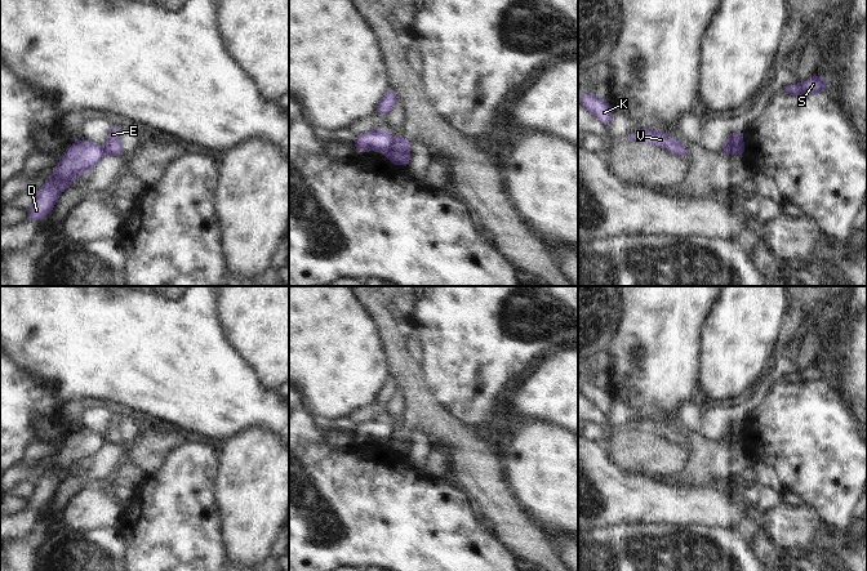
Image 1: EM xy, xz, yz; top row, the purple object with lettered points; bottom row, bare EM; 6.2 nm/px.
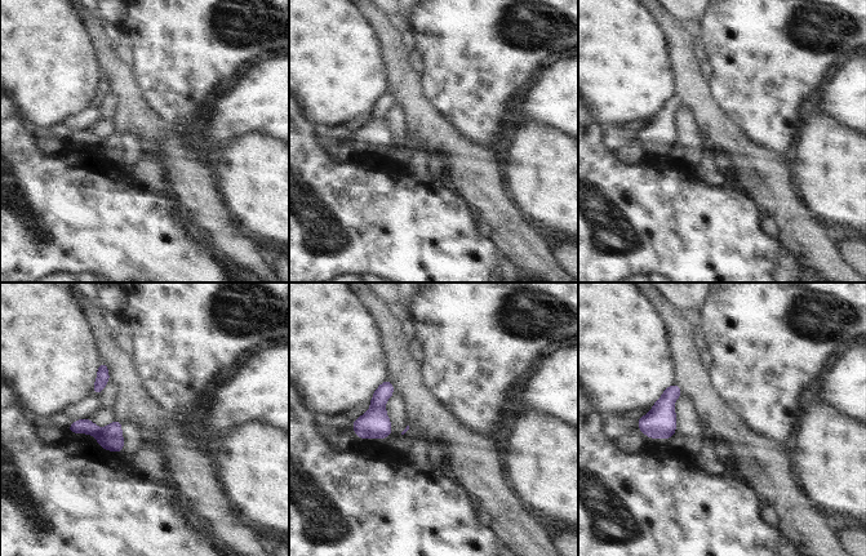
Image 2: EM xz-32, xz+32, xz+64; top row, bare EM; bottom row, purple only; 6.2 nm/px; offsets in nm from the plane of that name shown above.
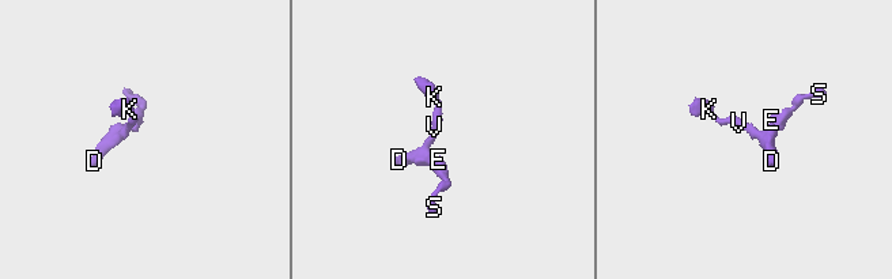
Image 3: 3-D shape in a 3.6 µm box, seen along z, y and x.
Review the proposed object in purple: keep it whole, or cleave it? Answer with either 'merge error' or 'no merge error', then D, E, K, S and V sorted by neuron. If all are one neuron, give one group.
merge error | D K V / E S

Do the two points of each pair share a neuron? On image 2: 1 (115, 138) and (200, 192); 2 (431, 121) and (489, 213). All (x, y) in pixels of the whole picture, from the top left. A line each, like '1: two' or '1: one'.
1: one
2: one

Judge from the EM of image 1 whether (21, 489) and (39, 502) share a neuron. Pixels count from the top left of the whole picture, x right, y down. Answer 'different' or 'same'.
different

